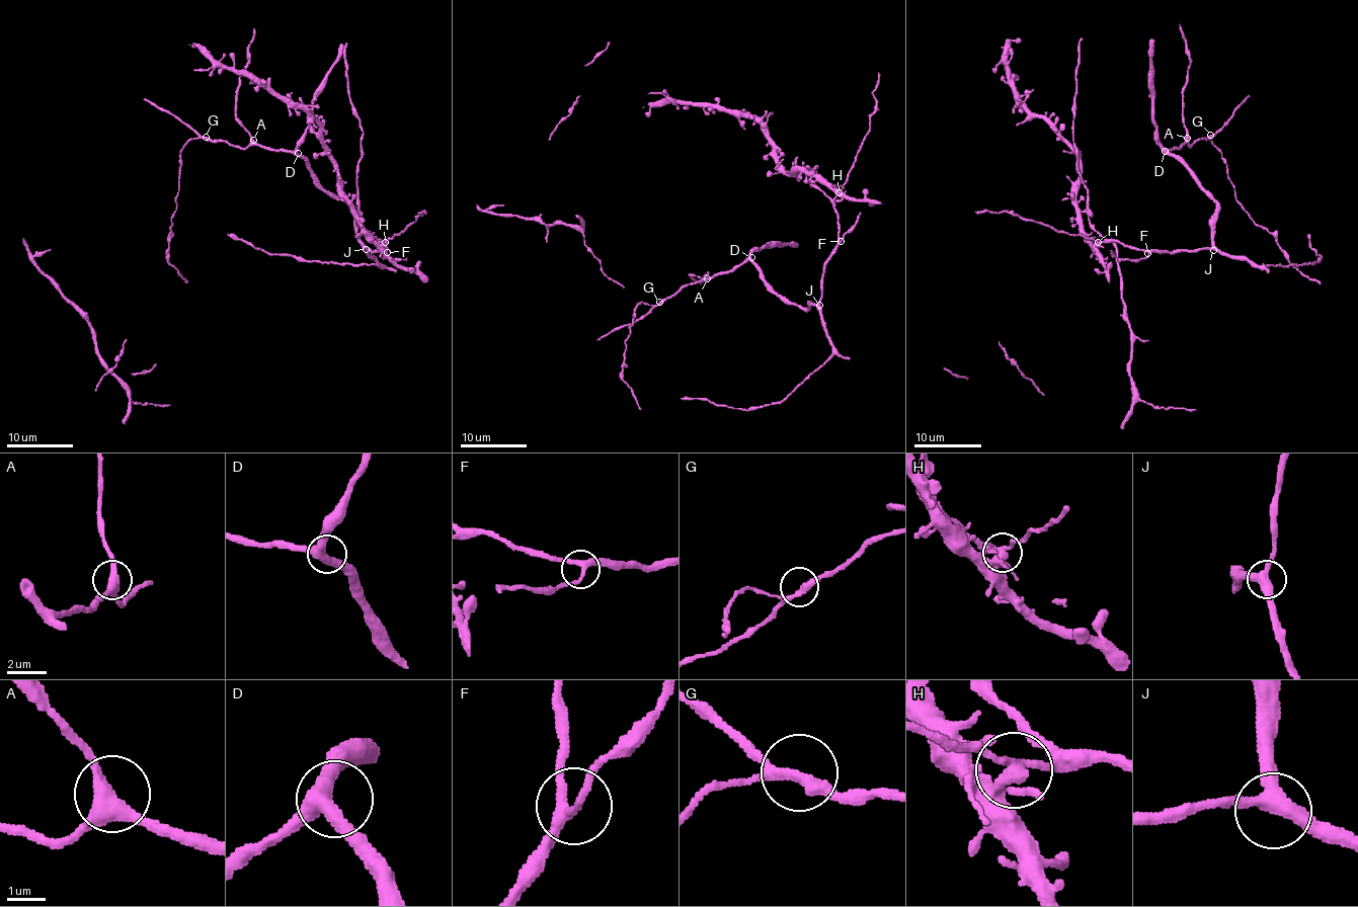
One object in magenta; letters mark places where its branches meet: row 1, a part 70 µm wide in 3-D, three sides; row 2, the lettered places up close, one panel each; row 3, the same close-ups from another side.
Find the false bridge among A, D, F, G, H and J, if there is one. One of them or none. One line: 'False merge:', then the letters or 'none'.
False merge: H

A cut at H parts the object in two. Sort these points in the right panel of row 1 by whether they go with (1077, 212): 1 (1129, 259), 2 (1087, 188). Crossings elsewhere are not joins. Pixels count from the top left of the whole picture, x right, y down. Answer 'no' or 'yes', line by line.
1: no
2: no

